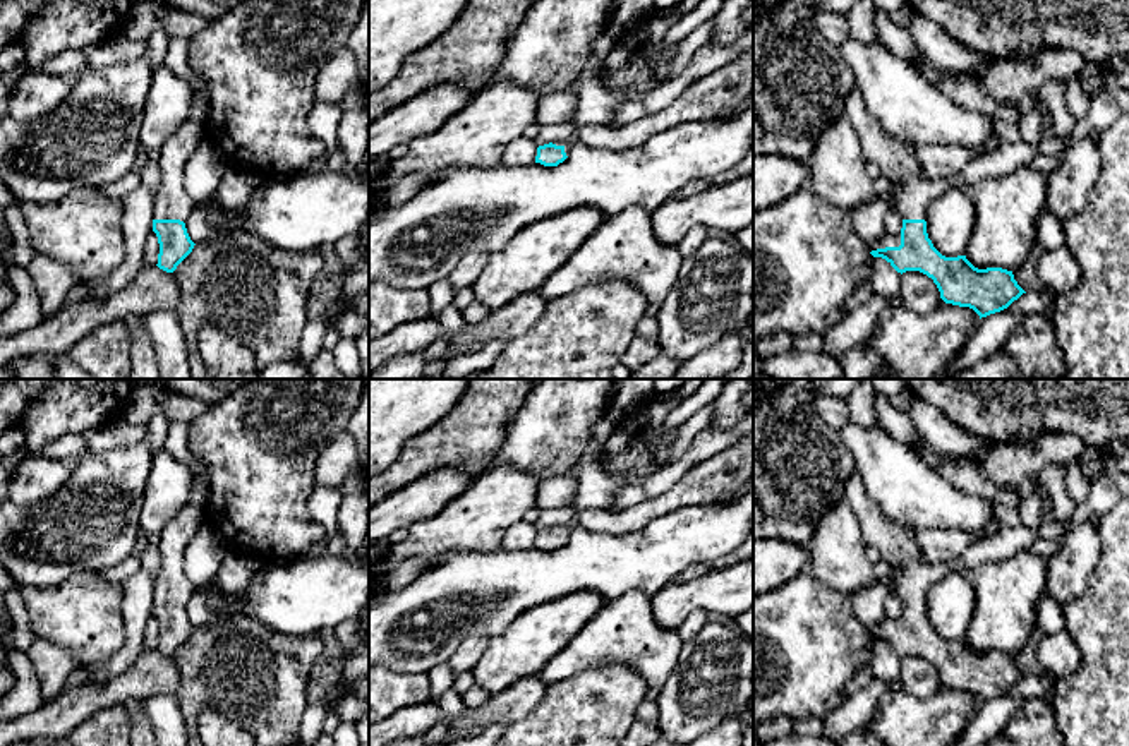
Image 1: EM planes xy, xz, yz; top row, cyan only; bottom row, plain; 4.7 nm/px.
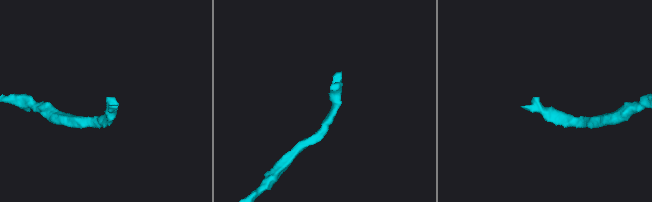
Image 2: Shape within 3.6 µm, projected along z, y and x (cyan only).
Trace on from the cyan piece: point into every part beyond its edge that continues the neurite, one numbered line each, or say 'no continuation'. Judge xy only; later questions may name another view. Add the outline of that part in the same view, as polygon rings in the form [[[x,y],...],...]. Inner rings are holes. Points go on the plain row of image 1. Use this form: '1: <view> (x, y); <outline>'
1: xy (172, 585); [[[187,504],[156,537],[161,569],[154,578],[153,604],[180,604],[185,607],[196,592],[196,587],[184,571],[184,556],[204,520],[202,509]]]

